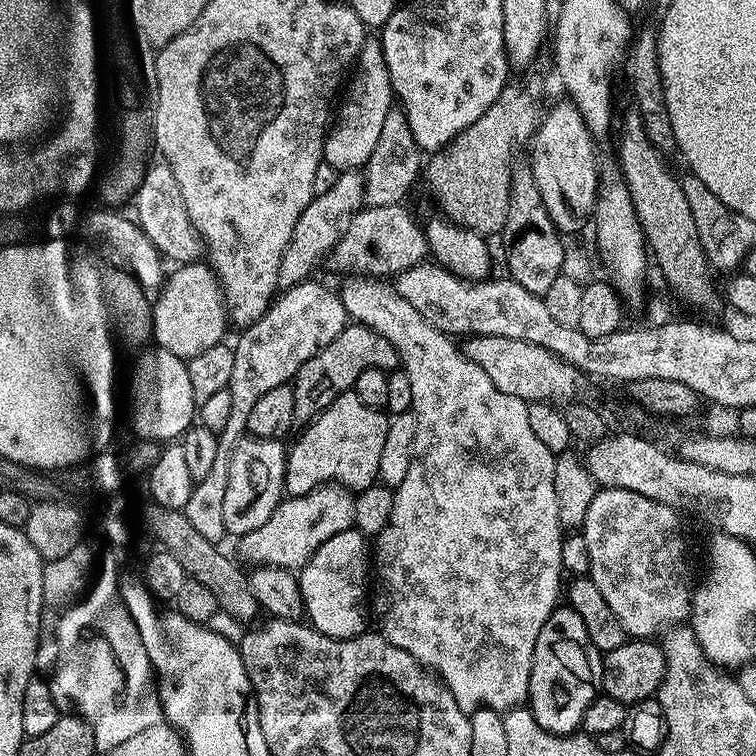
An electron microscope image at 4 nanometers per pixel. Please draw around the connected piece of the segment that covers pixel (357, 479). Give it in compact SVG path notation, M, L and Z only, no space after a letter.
M356 391L344 392L341 394L338 399L332 403L329 408L324 409L323 412L320 413L319 416L316 417L315 420L311 421L307 425L308 428L304 433L301 434L300 437L296 440L296 445L293 448L289 447L287 449L286 455L288 458L288 465L286 466L286 470L284 471L284 486L288 496L304 496L308 492L313 492L314 489L320 487L321 484L330 484L337 483L349 490L359 490L361 488L369 488L371 484L377 483L377 476L379 474L379 459L382 453L382 446L385 445L386 441L386 432L388 426L389 417L385 415L383 411L379 408L368 408L362 402L362 398L358 398L358 394Z

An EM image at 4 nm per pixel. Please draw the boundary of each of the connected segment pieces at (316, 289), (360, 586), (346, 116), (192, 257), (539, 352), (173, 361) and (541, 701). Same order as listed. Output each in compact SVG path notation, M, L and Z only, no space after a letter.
M309 278L293 288L283 289L268 307L268 312L239 333L240 338L233 347L233 373L227 386L230 394L229 420L224 431L217 433L218 451L213 467L206 477L193 485L190 499L182 510L198 534L207 541L216 544L225 539L223 495L226 494L234 447L247 433L246 421L250 418L251 409L267 391L289 383L310 357L329 345L347 327L349 320L339 295L333 289L331 292L326 285L319 284L316 278Z
M350 527L322 542L322 546L318 546L316 553L299 569L298 579L307 619L317 632L335 640L349 640L351 636L359 636L365 631L364 623L368 616L370 620L370 544L363 532Z
M365 39L362 50L356 58L354 71L351 73L347 88L338 108L338 119L331 125L324 142L323 163L334 166L337 173L363 169L368 160L376 155L378 138L382 138L382 134L386 130L387 124L384 123L388 120L388 111L391 110L392 104L394 108L390 70L386 68L386 58L382 54L379 39Z
M156 158L144 169L144 178L136 187L134 219L140 229L154 242L165 261L173 265L195 264L205 255L204 241L201 240L194 222L190 222L190 214L186 214L186 202L182 198L182 190L178 190L178 181L174 178L174 170L167 160Z
M473 335L467 337L466 344L468 360L480 367L486 378L502 390L502 394L514 394L514 398L525 402L576 402L583 397L580 395L584 392L585 373L542 346L534 346L518 338Z
M148 347L139 353L141 356L132 368L132 381L128 384L128 412L132 415L132 428L140 440L176 442L193 427L198 416L188 366L185 360L170 354L170 350Z
M557 606L550 618L546 618L546 626L538 630L538 642L534 642L534 662L526 704L532 709L538 726L542 726L542 730L546 730L551 736L571 737L583 725L586 706L590 706L590 702L601 695L603 665L603 655L596 649L594 642L590 642L590 634L586 634L582 618L578 618L573 608Z

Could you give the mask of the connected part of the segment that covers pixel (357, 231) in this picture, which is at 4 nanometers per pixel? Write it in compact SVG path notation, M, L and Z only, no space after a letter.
M398 203L377 208L367 206L361 208L346 226L342 238L332 248L330 264L332 260L333 266L341 268L344 274L363 274L369 278L395 278L401 272L410 270L415 264L425 263L429 251L428 240L424 237L424 229L419 223L416 225L415 218L404 207L403 203Z

